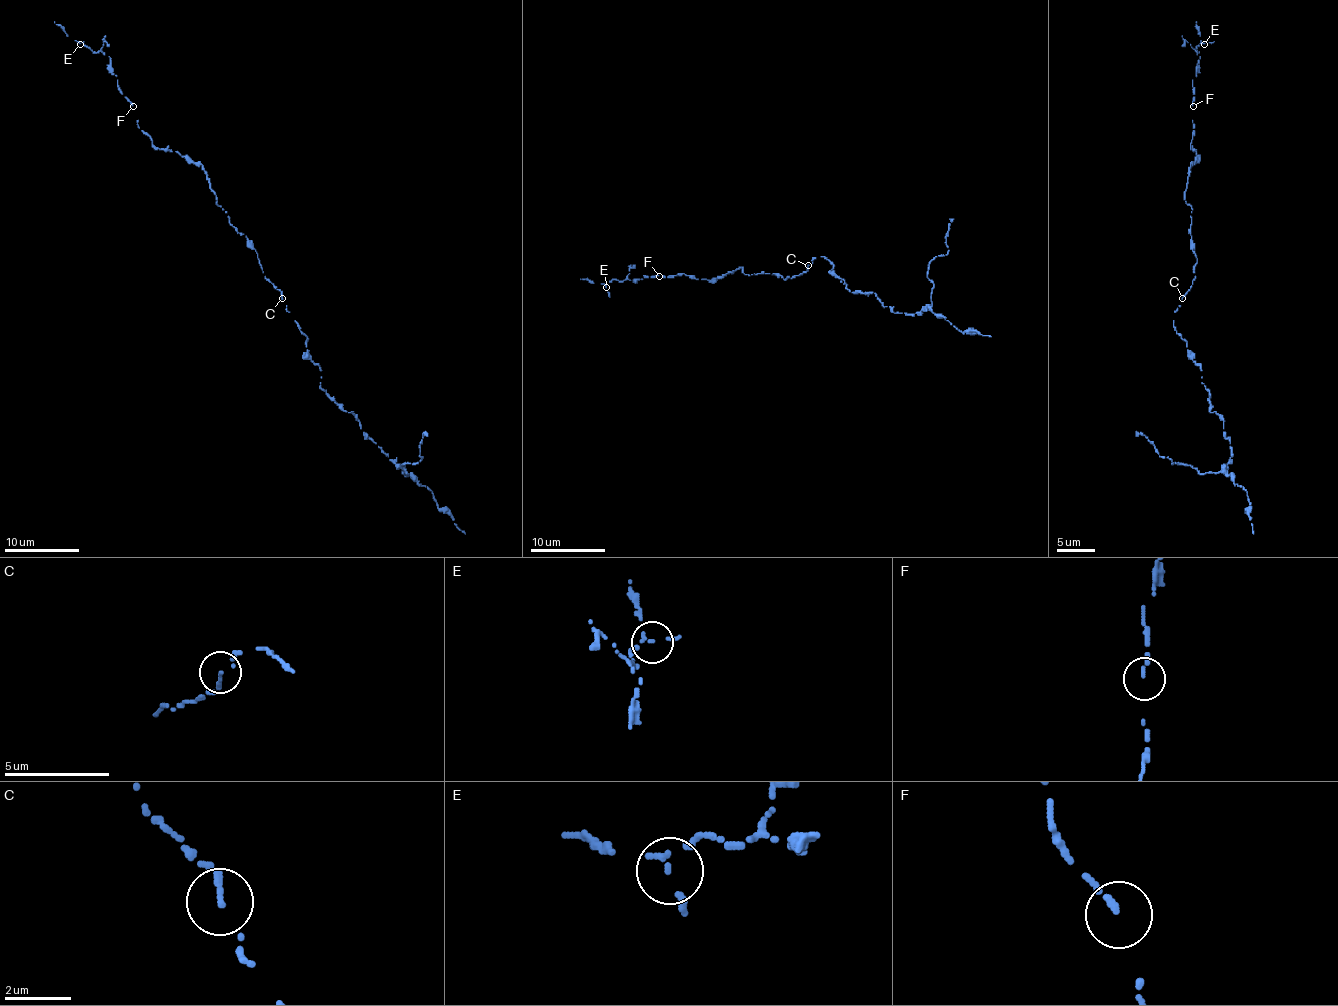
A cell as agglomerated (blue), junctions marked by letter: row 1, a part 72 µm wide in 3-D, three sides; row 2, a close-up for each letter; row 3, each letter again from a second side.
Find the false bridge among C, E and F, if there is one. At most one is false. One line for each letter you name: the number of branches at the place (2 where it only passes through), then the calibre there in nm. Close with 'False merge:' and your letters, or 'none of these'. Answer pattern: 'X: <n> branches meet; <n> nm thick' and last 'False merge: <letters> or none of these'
False merge: none of these

